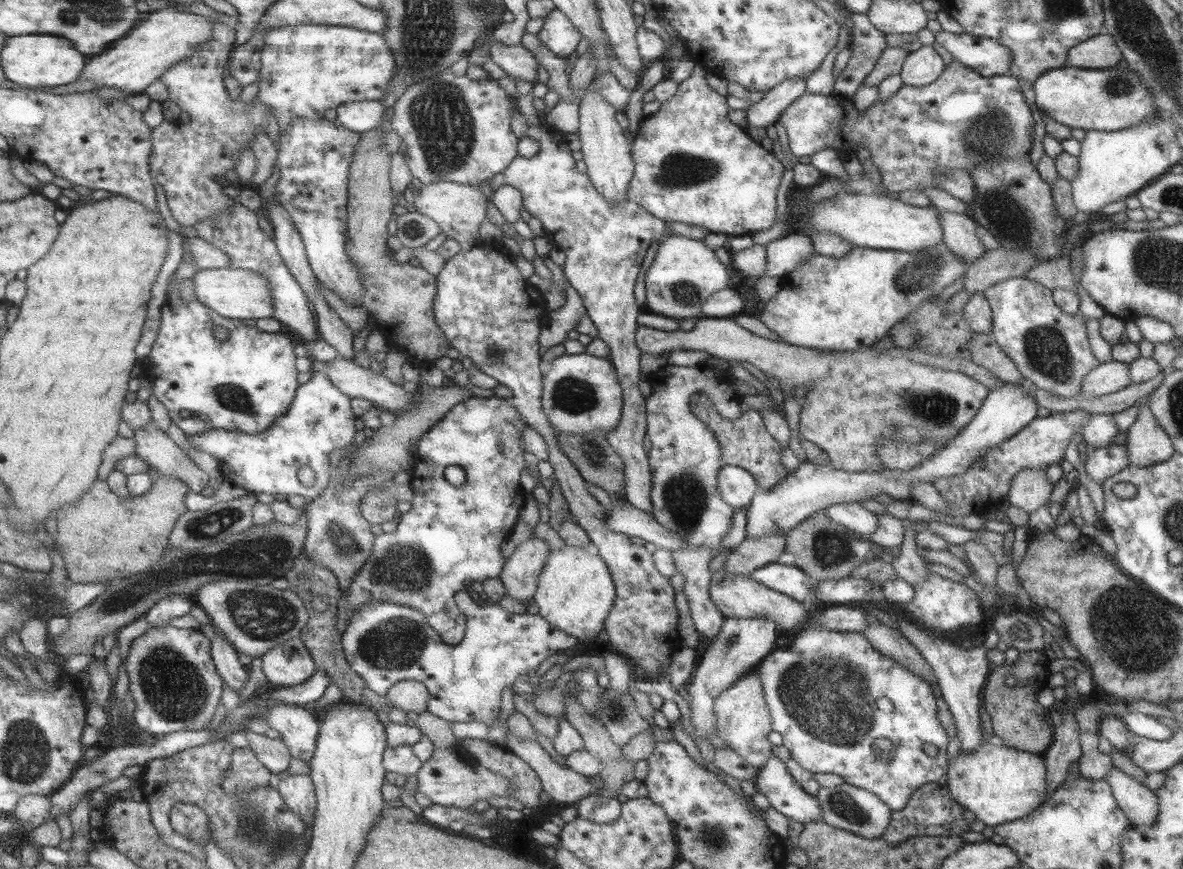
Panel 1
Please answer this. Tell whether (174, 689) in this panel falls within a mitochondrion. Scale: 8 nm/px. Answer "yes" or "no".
yes

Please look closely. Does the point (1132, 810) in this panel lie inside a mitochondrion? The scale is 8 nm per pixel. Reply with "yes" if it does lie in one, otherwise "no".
no

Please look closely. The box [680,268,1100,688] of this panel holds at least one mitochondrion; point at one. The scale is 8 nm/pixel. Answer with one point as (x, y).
(1046, 349)

